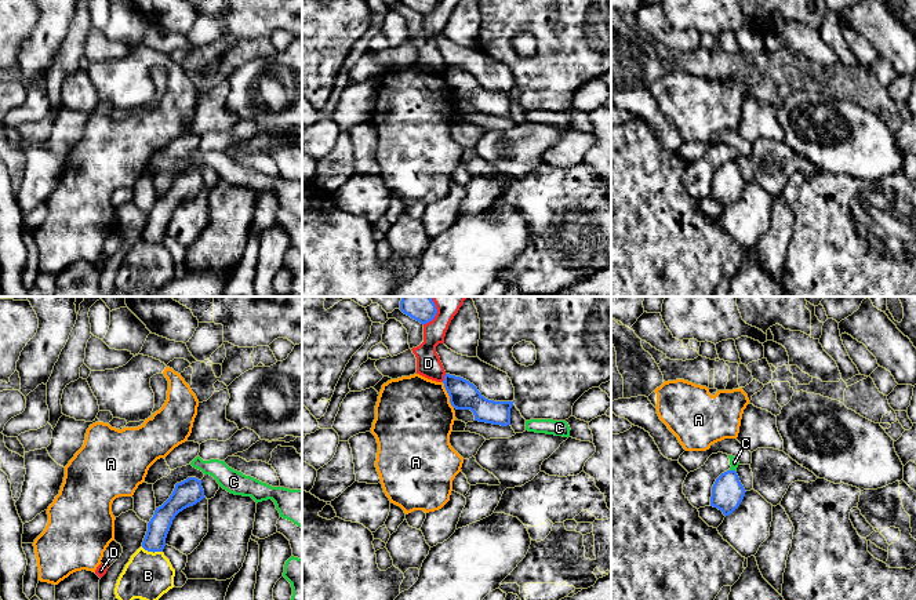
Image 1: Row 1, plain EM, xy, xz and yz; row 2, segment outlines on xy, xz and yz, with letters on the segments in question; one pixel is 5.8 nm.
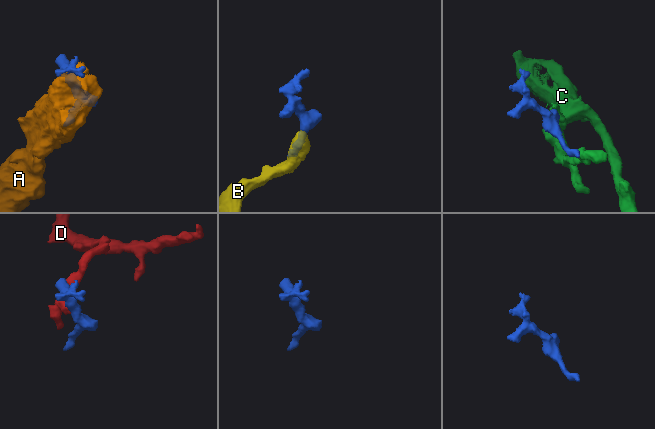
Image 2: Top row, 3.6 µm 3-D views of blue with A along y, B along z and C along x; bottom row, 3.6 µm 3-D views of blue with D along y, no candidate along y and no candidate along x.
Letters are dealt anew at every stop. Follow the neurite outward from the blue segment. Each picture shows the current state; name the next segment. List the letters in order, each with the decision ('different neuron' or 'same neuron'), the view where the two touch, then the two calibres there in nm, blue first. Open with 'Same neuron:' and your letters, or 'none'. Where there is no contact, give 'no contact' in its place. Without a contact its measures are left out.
Same neuron: none
A: different neuron | xz | 160/460 nm
B: different neuron | xy | 130/280 nm
C: different neuron | yz | 190/50 nm
D: different neuron | xz | 160/140 nm

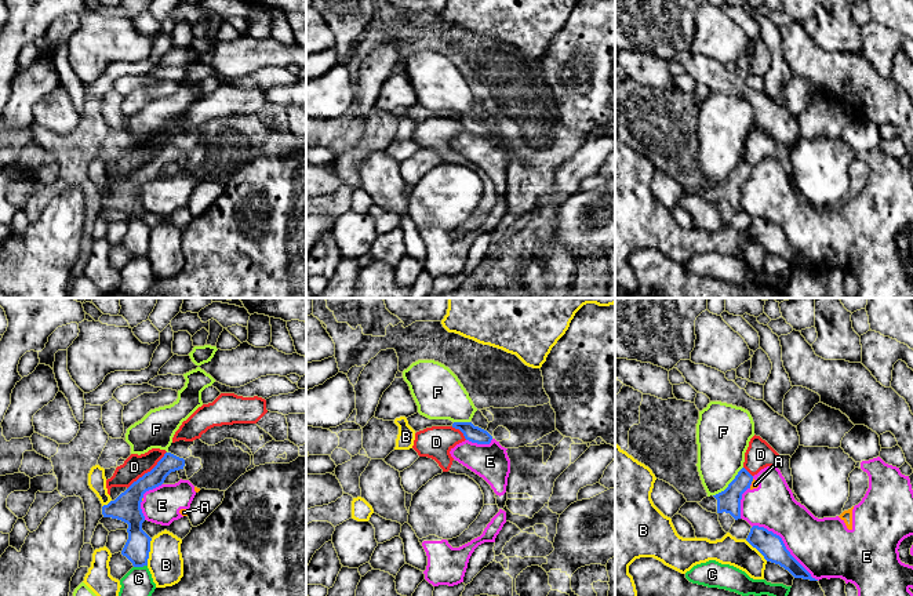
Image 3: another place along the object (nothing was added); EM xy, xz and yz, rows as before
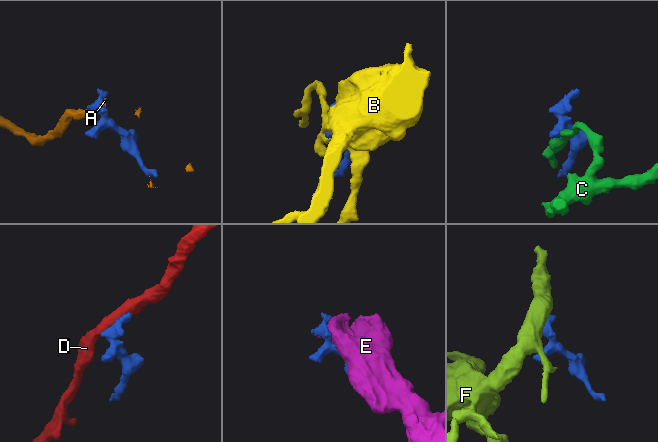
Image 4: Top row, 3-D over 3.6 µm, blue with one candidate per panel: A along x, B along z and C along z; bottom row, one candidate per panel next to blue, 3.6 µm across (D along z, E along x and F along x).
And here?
Same neuron: none
A: different neuron | yz | 140/50 nm
B: different neuron | xy | 150/200 nm
C: different neuron | xy | 150/170 nm
D: different neuron | xy | 160/140 nm
E: different neuron | yz | 150/340 nm
F: different neuron | yz | 140/280 nm

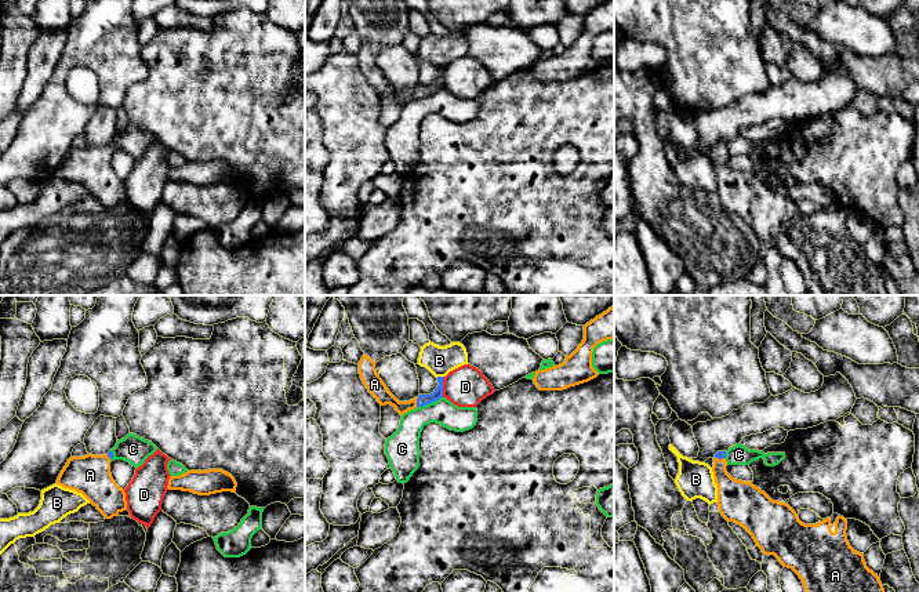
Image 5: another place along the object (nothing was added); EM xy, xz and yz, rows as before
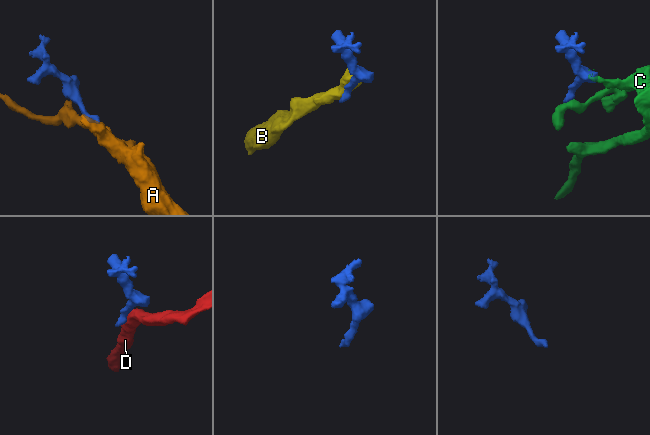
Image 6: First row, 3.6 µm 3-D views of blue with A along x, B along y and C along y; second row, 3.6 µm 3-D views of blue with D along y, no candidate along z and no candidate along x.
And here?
Same neuron: A
A: same neuron | xz | 60/100 nm
B: different neuron | xz | 60/170 nm
C: different neuron | xz | 60/150 nm
D: different neuron | xz | 60/240 nm

